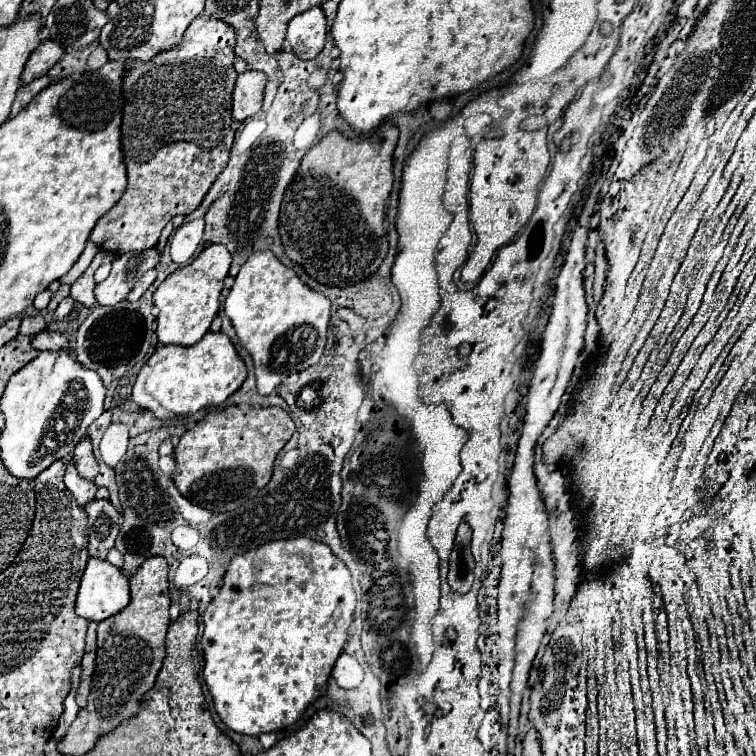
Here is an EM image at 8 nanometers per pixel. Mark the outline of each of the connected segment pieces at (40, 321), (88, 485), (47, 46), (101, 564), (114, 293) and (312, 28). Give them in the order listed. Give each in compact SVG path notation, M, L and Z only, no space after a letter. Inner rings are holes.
M42 314L38 316L26 316L22 318L22 326L20 326L20 334L26 334L26 336L34 336L38 332L42 332L46 328L46 318Z
M66 462L66 476L64 476L64 482L66 482L68 492L70 492L70 494L76 498L76 502L80 504L80 508L84 508L88 502L94 500L96 490L98 490L96 484L84 480L84 478L76 472L74 462Z
M44 40L38 44L38 48L30 54L24 74L22 74L22 84L30 84L32 80L44 76L64 54L64 48L58 42Z
M90 558L80 582L76 614L92 622L102 622L124 610L128 600L130 584L128 578L120 574L120 568L106 560Z
M156 248L144 250L144 252L126 252L126 254L118 254L112 260L112 272L110 276L96 284L96 300L102 306L116 306L118 302L126 300L126 296L130 294L132 286L138 282L138 278L154 268L160 260L160 254L156 252Z
M310 8L298 16L294 16L286 30L286 42L290 50L302 58L312 60L316 58L326 40L326 16L322 8Z

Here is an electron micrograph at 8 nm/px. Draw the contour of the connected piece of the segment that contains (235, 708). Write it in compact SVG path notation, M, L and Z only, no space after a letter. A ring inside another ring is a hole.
M300 536L300 538L290 538L290 540L276 540L276 542L268 542L264 546L258 546L256 550L250 550L246 554L232 558L232 562L226 568L224 584L222 584L218 596L210 602L210 606L204 612L204 634L202 634L202 648L204 648L204 660L206 660L204 682L208 684L208 690L214 698L216 712L220 714L222 722L230 730L240 732L240 734L250 734L250 736L282 730L282 728L294 724L308 704L312 704L318 696L326 694L326 684L328 684L332 666L338 660L338 656L348 640L348 626L352 624L354 606L356 606L356 596L354 596L354 588L350 582L350 570L346 568L346 564L342 560L338 560L332 554L332 550L328 546L324 546L312 538Z

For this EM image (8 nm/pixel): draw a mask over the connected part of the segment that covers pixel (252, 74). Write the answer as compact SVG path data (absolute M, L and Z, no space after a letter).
M248 70L236 78L232 94L232 120L242 122L254 116L262 108L262 94L266 86L266 74Z

